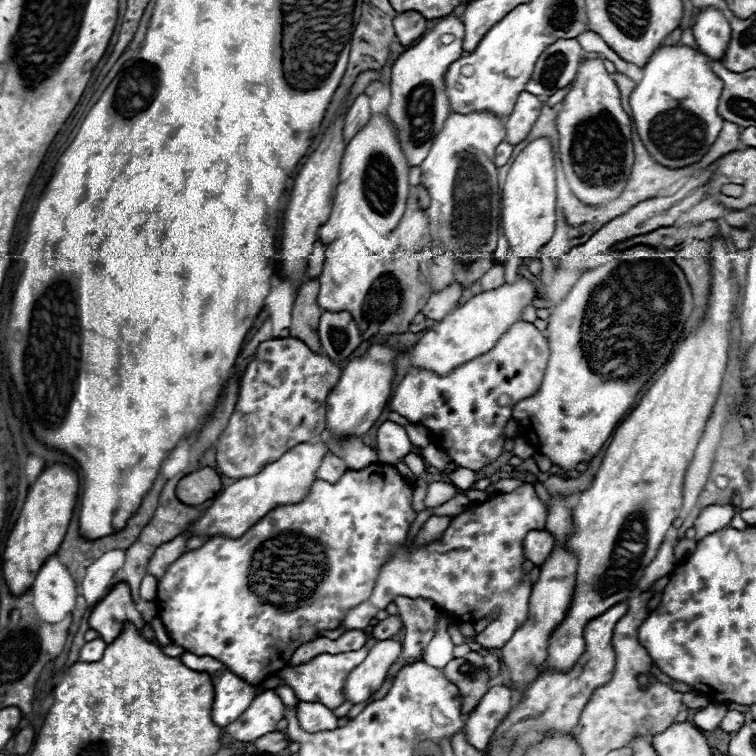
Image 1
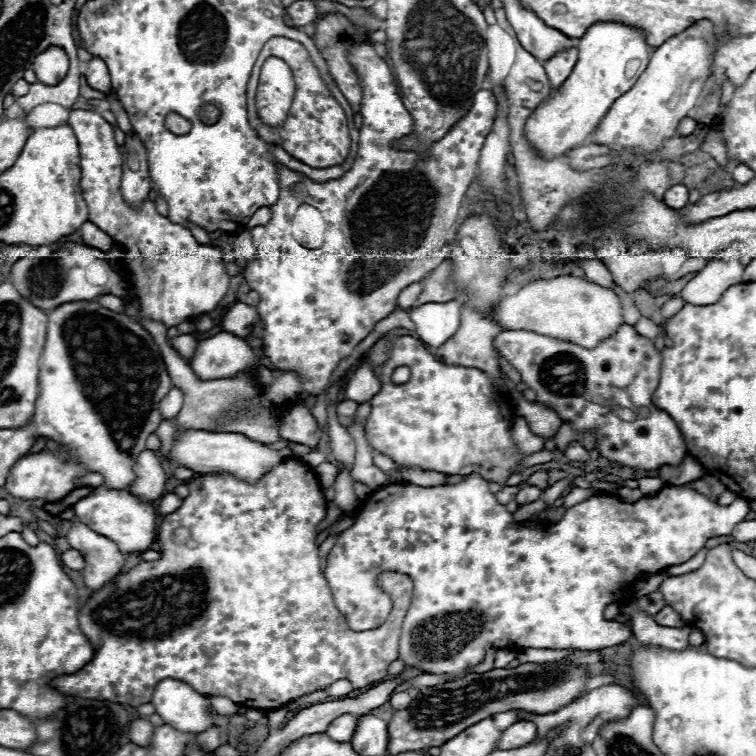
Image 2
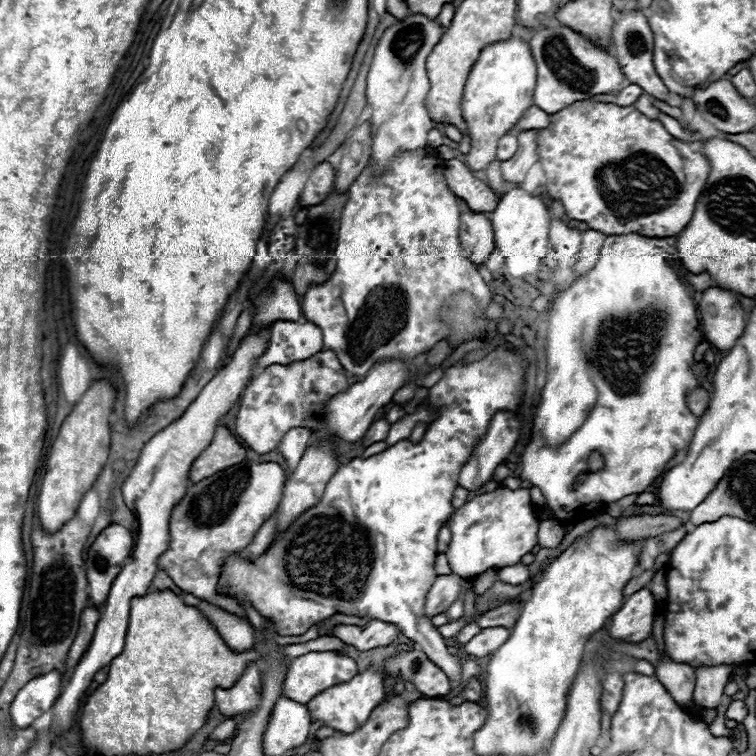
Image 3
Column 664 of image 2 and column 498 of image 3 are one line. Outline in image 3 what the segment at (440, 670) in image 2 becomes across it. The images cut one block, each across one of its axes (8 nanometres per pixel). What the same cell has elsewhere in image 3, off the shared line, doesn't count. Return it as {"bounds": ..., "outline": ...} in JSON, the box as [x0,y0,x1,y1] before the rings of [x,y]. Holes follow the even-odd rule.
{"bounds":[446,488,538,578],"outline":[[[496,488],[494,492],[480,494],[462,508],[458,508],[450,518],[452,542],[446,550],[450,568],[454,574],[464,578],[474,578],[490,568],[504,568],[508,564],[520,562],[520,558],[536,548],[536,532],[538,518],[534,512],[534,504],[530,500],[528,488]]]}

